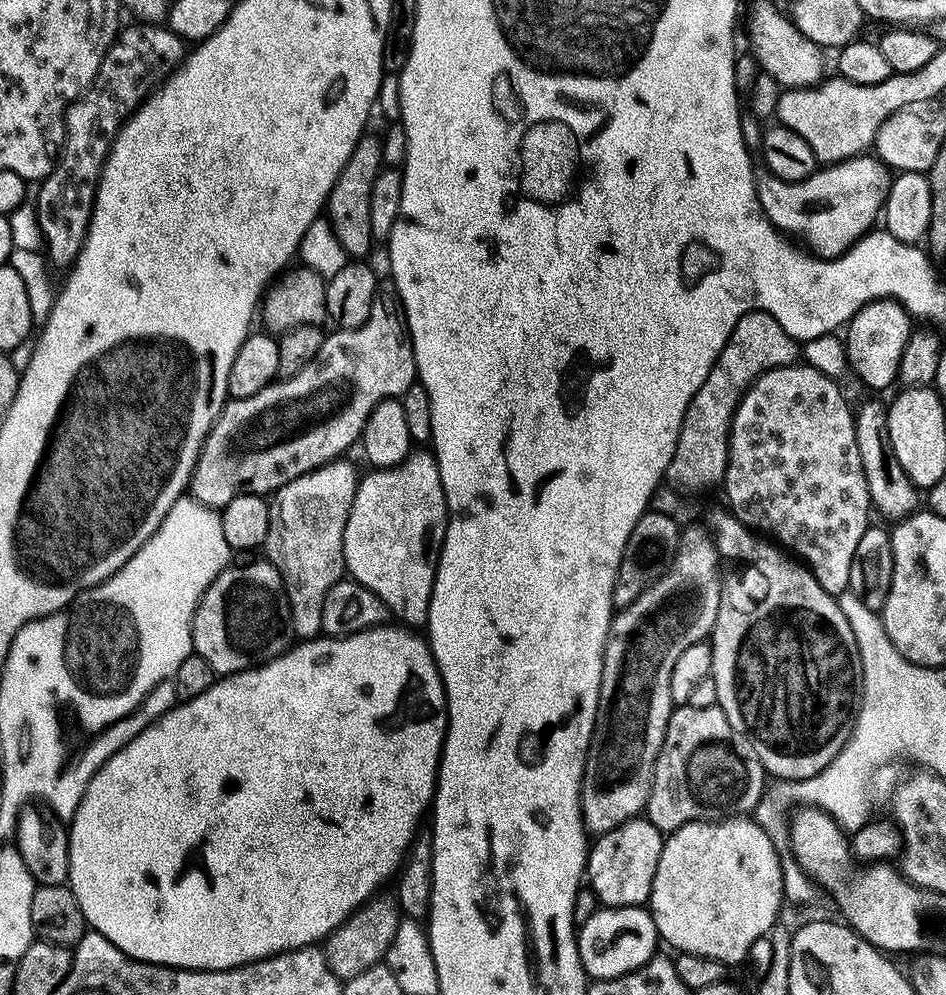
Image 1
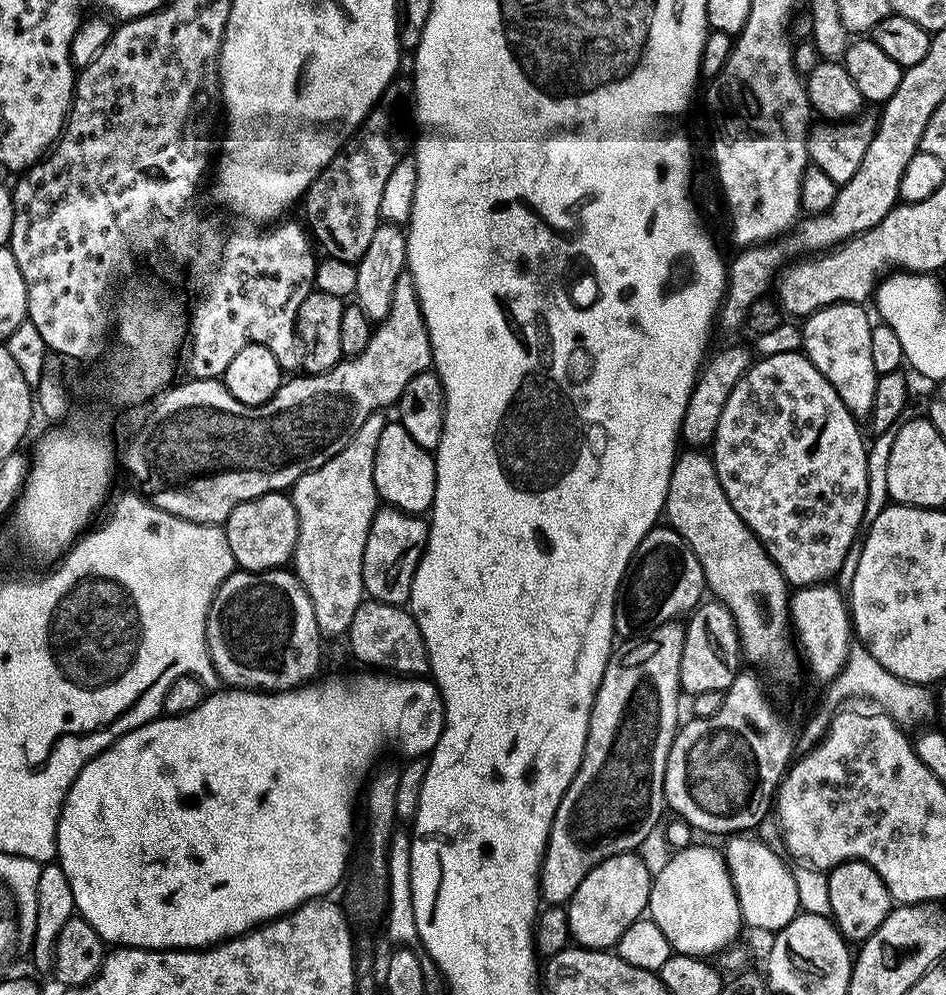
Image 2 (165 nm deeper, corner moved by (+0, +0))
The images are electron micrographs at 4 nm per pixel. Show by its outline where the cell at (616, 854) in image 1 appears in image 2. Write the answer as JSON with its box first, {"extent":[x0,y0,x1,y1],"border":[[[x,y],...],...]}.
{"extent":[567,852,653,950],"border":[[[636,852],[614,854],[614,858],[606,858],[598,866],[578,882],[578,890],[567,902],[568,925],[572,931],[571,939],[582,948],[599,948],[601,950],[615,949],[617,942],[626,934],[626,930],[645,915],[652,889],[653,869],[648,869],[646,861]]]}

